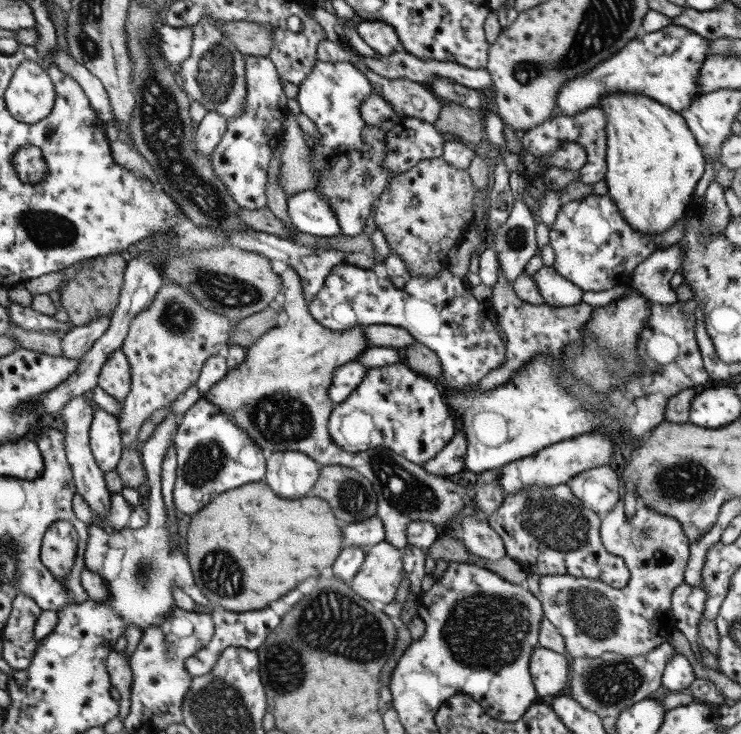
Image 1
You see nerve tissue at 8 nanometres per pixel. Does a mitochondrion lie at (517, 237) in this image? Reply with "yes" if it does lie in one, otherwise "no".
yes

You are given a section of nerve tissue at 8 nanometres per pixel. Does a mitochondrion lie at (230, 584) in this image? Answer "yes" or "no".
yes

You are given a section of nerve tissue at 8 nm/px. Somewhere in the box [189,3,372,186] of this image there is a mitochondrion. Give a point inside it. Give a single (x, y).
(215, 68)

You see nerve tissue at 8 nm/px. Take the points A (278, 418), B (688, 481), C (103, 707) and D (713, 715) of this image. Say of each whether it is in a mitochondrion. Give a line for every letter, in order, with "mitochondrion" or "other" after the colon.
A: mitochondrion
B: mitochondrion
C: other
D: other

